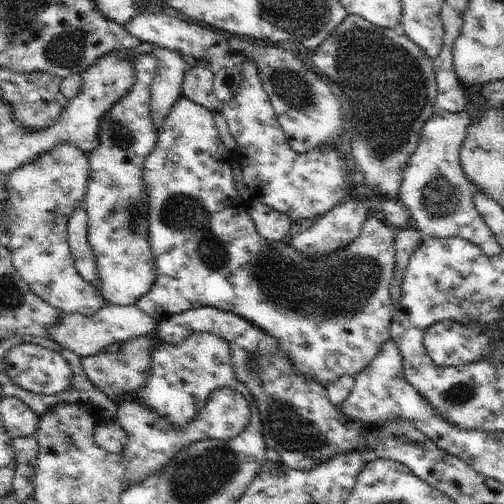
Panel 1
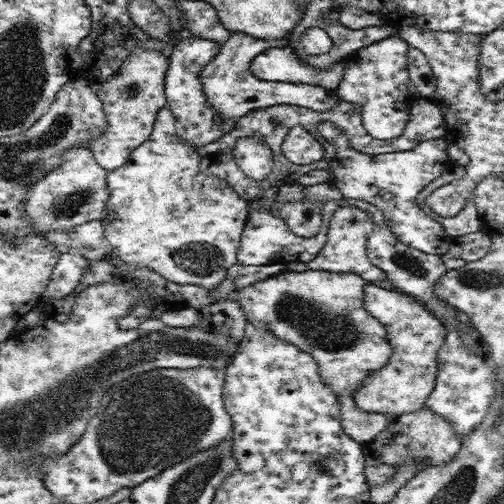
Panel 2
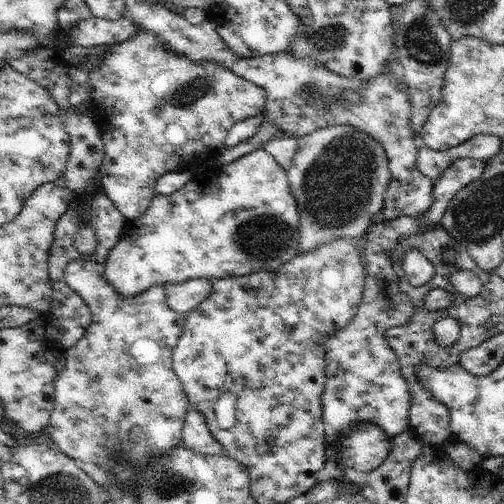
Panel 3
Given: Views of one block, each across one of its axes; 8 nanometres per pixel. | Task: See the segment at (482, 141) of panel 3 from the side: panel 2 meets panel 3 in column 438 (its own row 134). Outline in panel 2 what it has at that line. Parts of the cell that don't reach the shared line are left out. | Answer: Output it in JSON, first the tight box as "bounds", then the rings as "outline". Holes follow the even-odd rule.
{"bounds":[102,108,250,290],"outline":[[[162,108],[150,138],[130,154],[124,166],[108,172],[110,200],[102,226],[106,240],[112,246],[112,256],[120,262],[152,270],[160,274],[160,278],[182,286],[200,284],[208,290],[216,290],[228,278],[230,268],[238,264],[238,248],[250,216],[250,202],[242,200],[228,182],[208,174],[200,162],[196,146],[182,142],[178,136],[176,122],[174,112],[170,108]]]}

